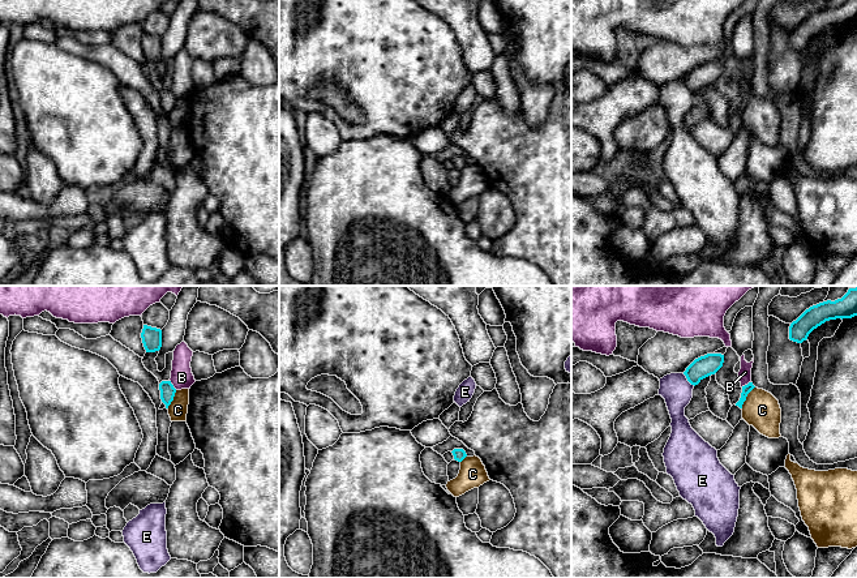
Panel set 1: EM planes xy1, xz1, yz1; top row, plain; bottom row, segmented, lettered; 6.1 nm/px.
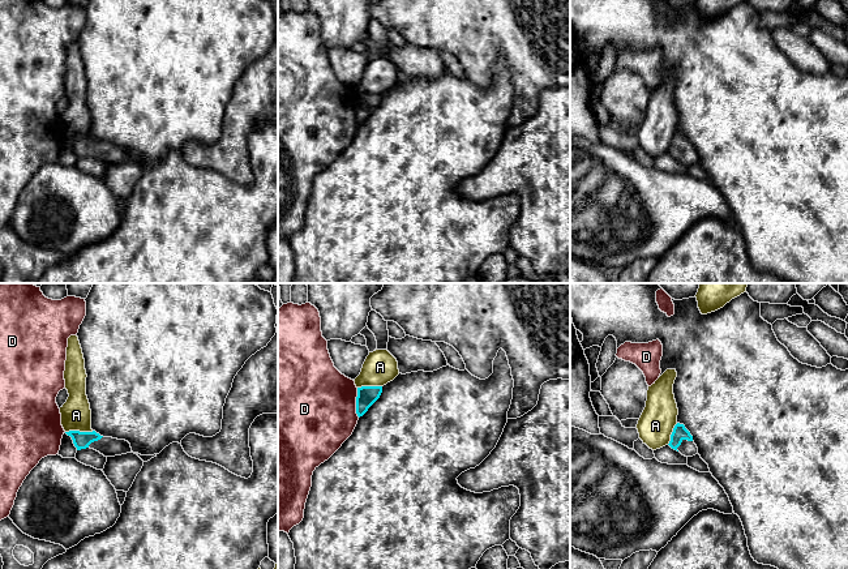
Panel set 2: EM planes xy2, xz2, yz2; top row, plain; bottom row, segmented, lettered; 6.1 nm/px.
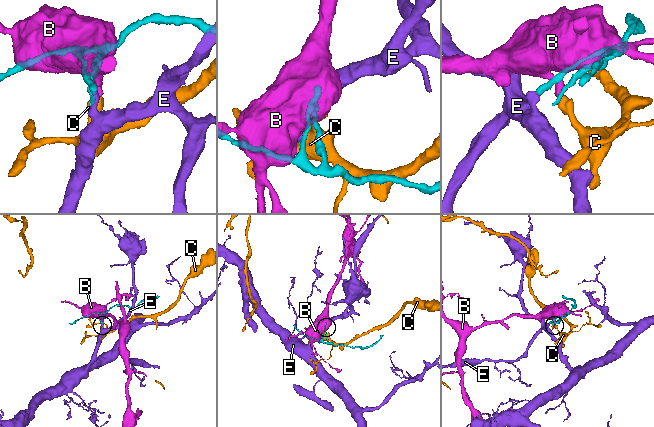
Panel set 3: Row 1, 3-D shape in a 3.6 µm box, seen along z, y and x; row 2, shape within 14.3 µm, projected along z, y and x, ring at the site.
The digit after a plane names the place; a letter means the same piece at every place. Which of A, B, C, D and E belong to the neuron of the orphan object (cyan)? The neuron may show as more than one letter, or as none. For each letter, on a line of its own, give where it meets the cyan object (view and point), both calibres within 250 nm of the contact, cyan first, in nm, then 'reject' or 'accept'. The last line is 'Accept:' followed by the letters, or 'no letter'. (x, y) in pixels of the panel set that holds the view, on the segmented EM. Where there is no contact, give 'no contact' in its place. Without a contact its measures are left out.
A: meets cyan in xy2 at (78, 431); 110 nm thick on the cyan side, 190 nm on the other; reject
B: meets cyan in xy1 at (172, 385); 100 nm thick on the cyan side, 140 nm on the other; reject
C: meets cyan in yz1 at (745, 398); 60 nm thick on the cyan side, 220 nm on the other; reject
D: meets cyan in xz2 at (356, 402); 120 nm thick on the cyan side, 500 nm on the other; reject
E: meets cyan in yz1 at (688, 380); 130 nm thick on the cyan side, 190 nm on the other; reject
Accept: no letter

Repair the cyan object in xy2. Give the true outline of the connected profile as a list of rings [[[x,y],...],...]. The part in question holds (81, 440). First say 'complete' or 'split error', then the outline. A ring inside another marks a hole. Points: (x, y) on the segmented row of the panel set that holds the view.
split error; [[[69,431],[65,433],[72,437],[77,450],[90,448],[99,452],[104,457],[115,457],[127,453],[133,453],[130,444],[128,441],[112,437],[103,437],[95,431],[93,432]]]

